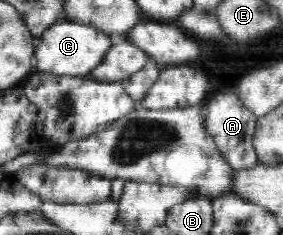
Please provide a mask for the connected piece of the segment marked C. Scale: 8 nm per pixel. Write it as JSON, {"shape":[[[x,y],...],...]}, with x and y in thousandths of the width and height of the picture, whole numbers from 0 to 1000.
{"shape":[[[194,89],[134,162],[124,196],[127,306],[187,306],[191,315],[276,323],[332,298],[392,209],[385,149],[332,119],[329,106],[283,102],[276,89]]]}

